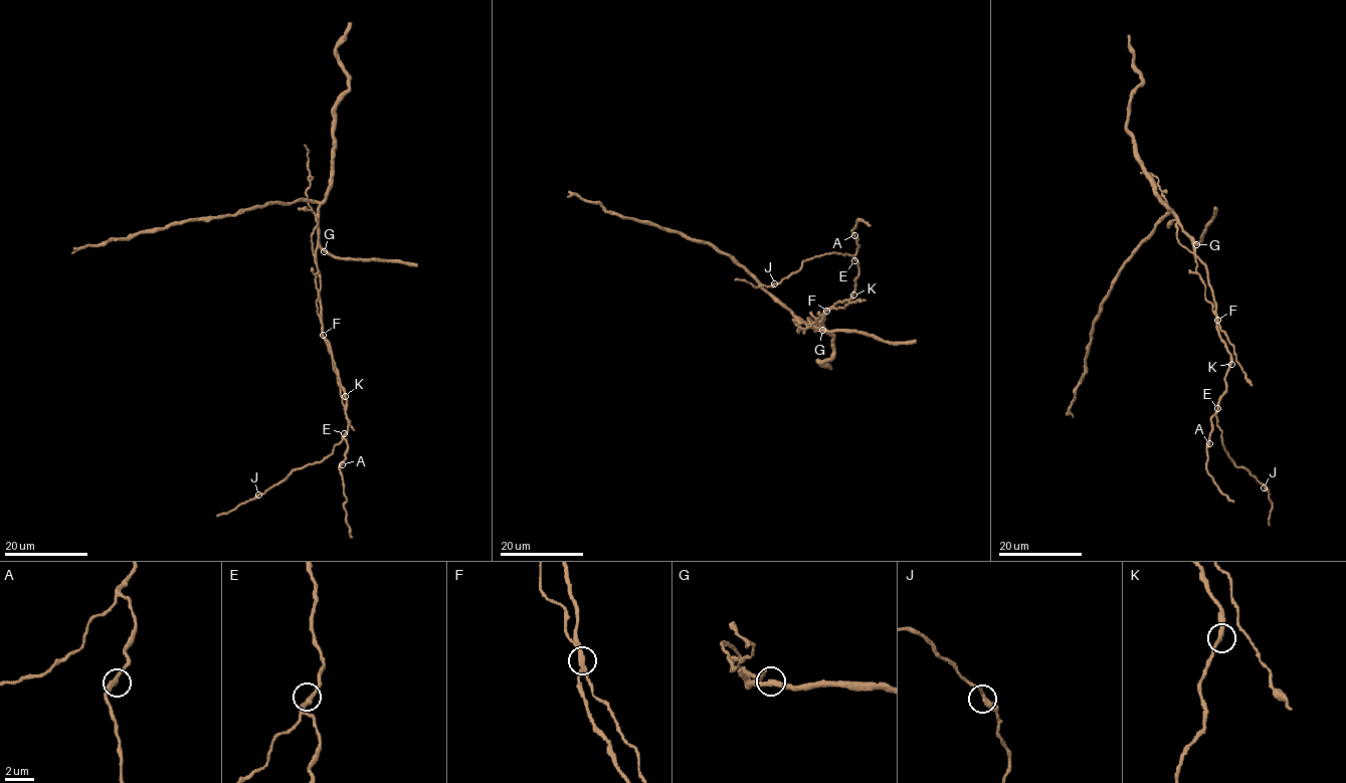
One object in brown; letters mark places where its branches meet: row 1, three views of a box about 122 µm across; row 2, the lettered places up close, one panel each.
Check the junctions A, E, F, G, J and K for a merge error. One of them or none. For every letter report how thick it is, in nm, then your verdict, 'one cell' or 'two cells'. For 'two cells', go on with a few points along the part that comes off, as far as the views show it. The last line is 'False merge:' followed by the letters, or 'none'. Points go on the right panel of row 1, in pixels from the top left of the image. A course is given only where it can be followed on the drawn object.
A: 280 nm thick; one cell
E: 280 nm thick; one cell
F: 280 nm thick; two cells; foreign part runs (1217, 319), (1205, 299), (1194, 254), (1179, 242), (1176, 216), (1158, 179), (1141, 172)
G: 320 nm thick; one cell
J: 320 nm thick; one cell
K: 280 nm thick; one cell
False merge: F

